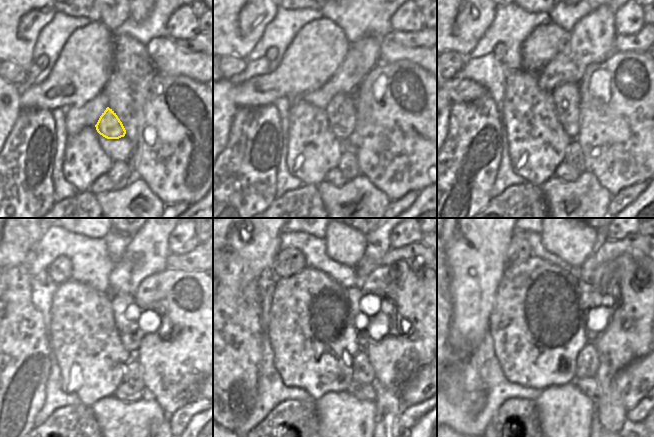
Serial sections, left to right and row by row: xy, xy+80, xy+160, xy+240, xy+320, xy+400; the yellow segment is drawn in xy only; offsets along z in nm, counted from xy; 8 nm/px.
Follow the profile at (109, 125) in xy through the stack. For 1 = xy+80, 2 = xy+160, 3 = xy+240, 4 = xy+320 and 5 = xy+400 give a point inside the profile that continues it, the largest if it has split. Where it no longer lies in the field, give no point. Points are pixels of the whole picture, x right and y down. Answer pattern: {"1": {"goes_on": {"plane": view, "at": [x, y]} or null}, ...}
{"1": {"goes_on": {"plane": "xy+80", "at": [341, 110]}}, "2": {"goes_on": {"plane": "xy+160", "at": [566, 97]}}, "3": {"goes_on": {"plane": "xy+240", "at": [126, 313]}}, "4": {"goes_on": {"plane": "xy+320", "at": [361, 321]}}, "5": {"goes_on": {"plane": "xy+400", "at": [593, 320]}}}

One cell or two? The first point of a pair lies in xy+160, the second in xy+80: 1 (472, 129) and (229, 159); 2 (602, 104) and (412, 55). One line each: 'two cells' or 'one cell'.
1: one cell
2: two cells

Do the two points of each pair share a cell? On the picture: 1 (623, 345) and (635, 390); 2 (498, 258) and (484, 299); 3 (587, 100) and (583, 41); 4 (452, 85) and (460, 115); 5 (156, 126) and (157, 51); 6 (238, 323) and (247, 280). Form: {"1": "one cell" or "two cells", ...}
{"1": "two cells", "2": "one cell", "3": "two cells", "4": "two cells", "5": "two cells", "6": "two cells"}

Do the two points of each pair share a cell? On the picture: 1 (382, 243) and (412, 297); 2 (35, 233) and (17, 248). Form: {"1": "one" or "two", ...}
{"1": "two", "2": "one"}

